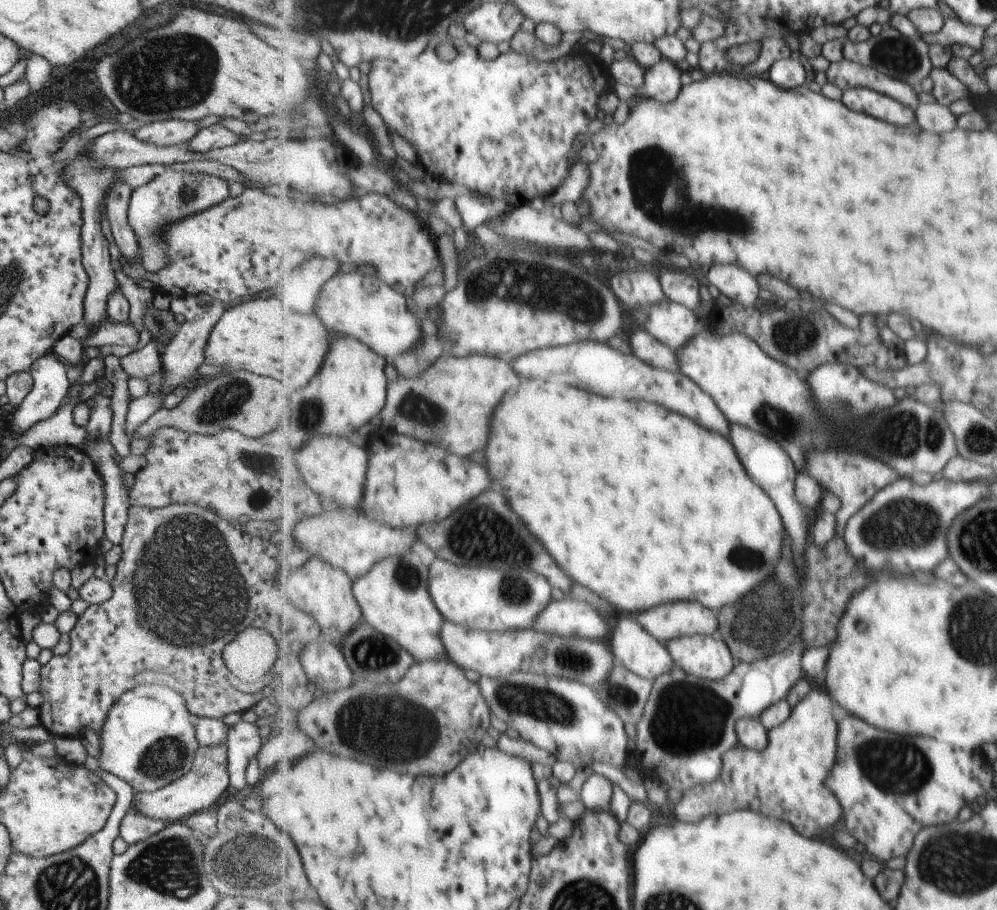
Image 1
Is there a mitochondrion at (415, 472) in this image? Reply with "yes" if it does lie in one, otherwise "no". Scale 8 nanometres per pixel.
no

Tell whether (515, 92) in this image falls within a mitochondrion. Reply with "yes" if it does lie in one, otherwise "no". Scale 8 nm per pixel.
yes

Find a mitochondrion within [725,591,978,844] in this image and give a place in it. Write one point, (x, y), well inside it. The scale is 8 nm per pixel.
(884, 761)

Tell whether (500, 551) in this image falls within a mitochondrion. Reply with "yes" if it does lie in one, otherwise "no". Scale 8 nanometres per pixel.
yes

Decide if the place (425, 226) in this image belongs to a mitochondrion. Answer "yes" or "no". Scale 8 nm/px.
no

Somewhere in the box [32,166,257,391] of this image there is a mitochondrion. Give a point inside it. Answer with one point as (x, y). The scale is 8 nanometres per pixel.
(186, 193)

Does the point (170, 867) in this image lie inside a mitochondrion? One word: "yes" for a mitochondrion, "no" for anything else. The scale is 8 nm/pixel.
yes

